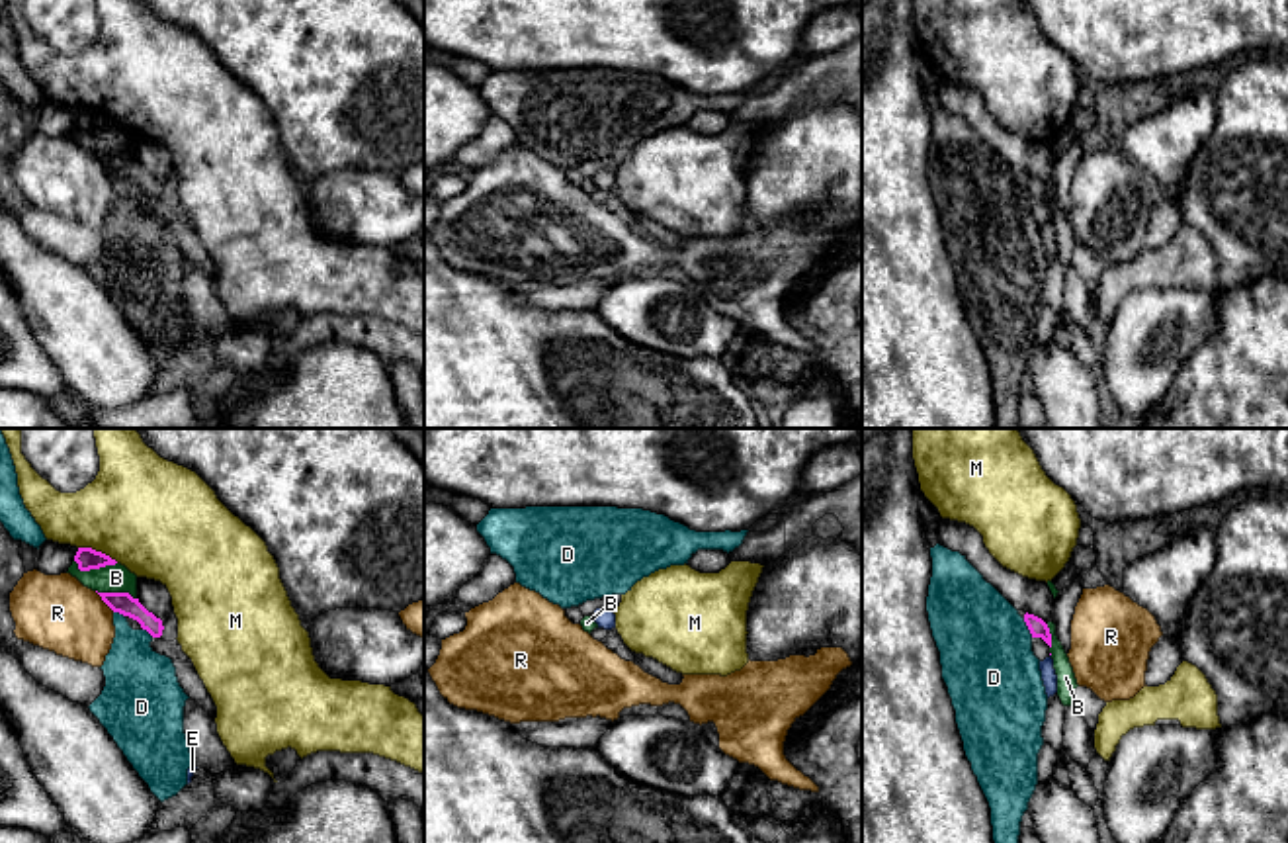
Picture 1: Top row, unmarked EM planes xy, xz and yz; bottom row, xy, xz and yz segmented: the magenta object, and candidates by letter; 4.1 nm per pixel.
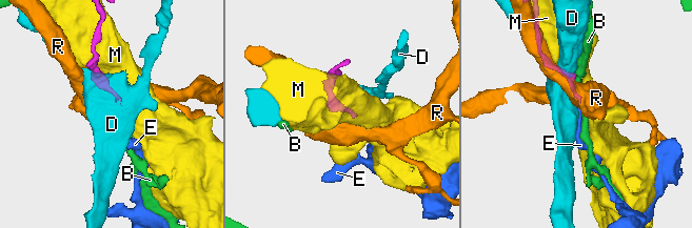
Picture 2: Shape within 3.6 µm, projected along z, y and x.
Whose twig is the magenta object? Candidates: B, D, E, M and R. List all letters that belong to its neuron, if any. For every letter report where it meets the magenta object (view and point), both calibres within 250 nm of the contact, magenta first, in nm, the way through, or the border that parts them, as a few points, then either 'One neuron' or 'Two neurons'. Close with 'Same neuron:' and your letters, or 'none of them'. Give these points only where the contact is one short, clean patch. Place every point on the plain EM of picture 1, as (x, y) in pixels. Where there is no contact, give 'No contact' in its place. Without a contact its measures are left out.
B: Touches magenta at xy (94, 130). Thickness 90 nm (magenta) against 110 nm. Boundary: xy (75, 122), (81, 132), (98, 132), (116, 124). Two neurons
D: Touches magenta at yz (1029, 190). Thickness 80 nm (magenta) against 380 nm. Two neurons
E: No contact. One neuron
M: Touches magenta at xy (98, 114). Thickness 90 nm (magenta) against 460 nm. Two neurons
R: Touches magenta at xy (104, 163). Thickness 90 nm (magenta) against 320 nm. Boundary: xy (94, 153), (114, 173). Two neurons
Same neuron: E

